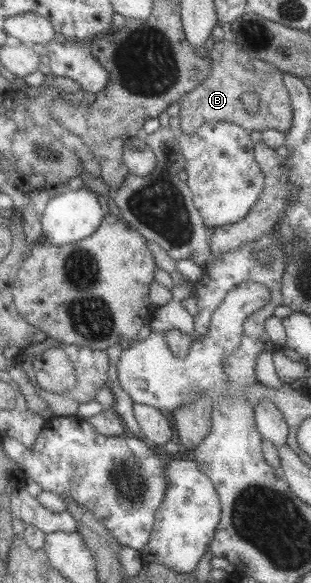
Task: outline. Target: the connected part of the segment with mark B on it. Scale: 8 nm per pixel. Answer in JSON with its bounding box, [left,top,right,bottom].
[177,39,292,133]

